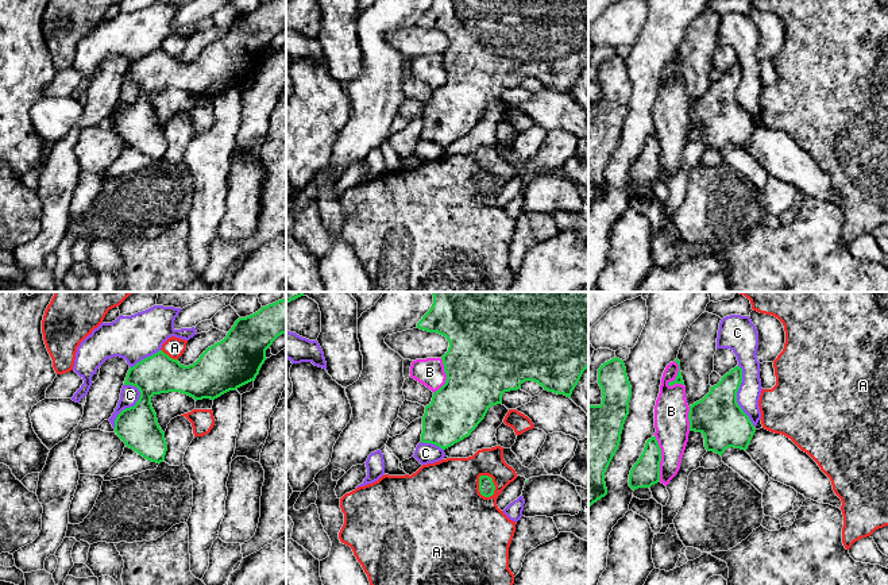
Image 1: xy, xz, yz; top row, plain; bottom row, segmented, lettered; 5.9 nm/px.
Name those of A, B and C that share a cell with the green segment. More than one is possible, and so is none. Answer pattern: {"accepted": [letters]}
{"accepted": ["B"]}

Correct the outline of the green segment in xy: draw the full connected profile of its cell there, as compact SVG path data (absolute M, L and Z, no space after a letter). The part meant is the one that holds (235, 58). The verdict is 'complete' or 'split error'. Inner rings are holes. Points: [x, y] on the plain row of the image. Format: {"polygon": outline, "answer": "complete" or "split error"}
{"polygon": "M273 0L258 9L239 15L227 34L208 45L200 55L189 63L170 55L162 47L130 65L124 82L136 84L140 95L134 104L123 107L115 118L115 130L127 145L136 149L147 158L161 161L165 158L167 141L165 130L158 122L157 111L151 101L154 92L179 89L193 95L215 97L221 92L255 78L265 61L266 47L282 31L286 31L286 0Z", "answer": "complete"}

